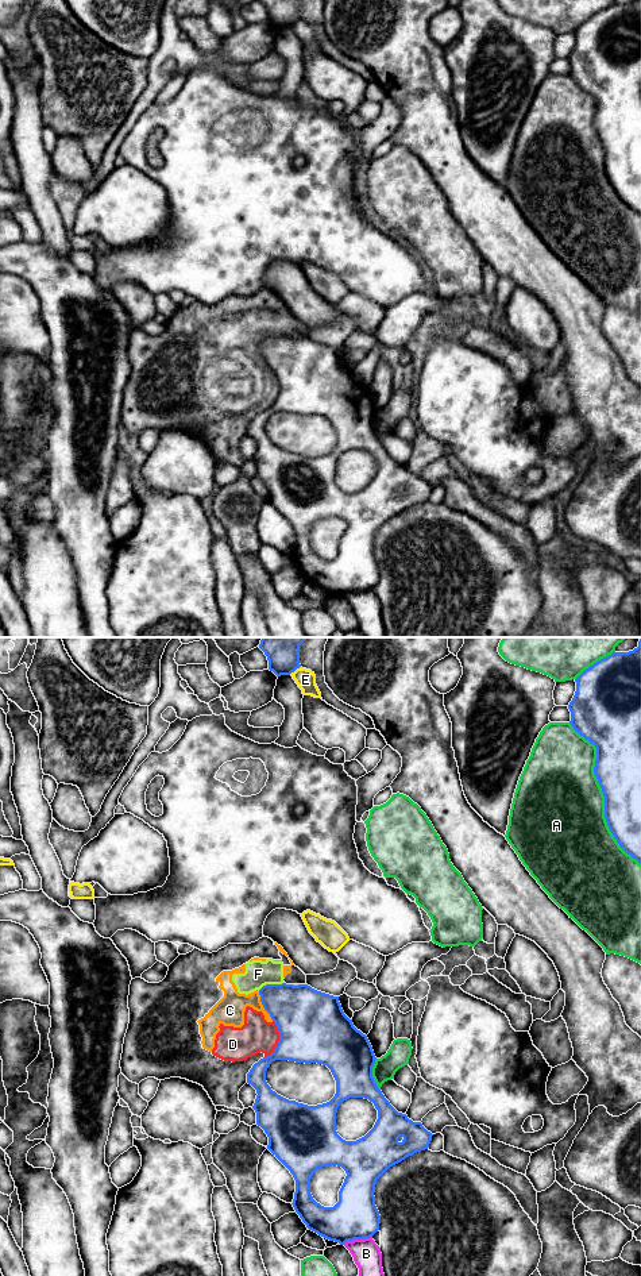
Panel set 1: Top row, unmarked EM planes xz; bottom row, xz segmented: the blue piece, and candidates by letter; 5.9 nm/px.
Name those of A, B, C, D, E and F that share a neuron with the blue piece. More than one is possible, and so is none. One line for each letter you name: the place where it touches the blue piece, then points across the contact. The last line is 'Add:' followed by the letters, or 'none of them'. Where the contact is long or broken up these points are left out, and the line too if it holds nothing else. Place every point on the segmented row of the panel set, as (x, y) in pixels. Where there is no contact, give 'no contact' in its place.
Add: none of them

